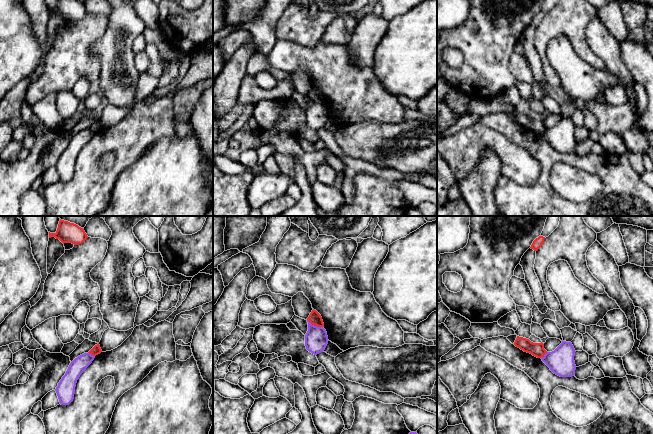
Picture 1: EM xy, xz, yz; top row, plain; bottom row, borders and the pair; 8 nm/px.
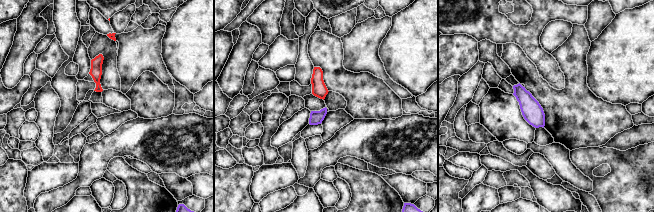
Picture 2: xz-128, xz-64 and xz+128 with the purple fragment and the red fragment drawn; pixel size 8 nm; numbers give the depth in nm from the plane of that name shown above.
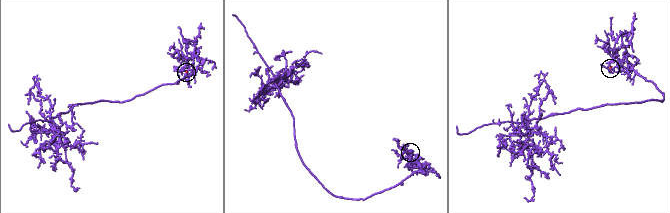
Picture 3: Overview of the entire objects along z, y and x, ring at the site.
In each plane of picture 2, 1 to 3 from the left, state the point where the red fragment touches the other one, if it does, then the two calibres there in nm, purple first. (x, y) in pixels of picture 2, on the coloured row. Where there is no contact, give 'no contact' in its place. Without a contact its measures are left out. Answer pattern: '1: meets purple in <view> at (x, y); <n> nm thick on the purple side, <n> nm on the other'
1: no contact
2: no contact
3: no contact

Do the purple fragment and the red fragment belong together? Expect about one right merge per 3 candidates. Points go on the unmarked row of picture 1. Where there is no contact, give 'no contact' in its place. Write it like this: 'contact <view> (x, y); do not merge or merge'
contact xz (315, 102); do not merge

